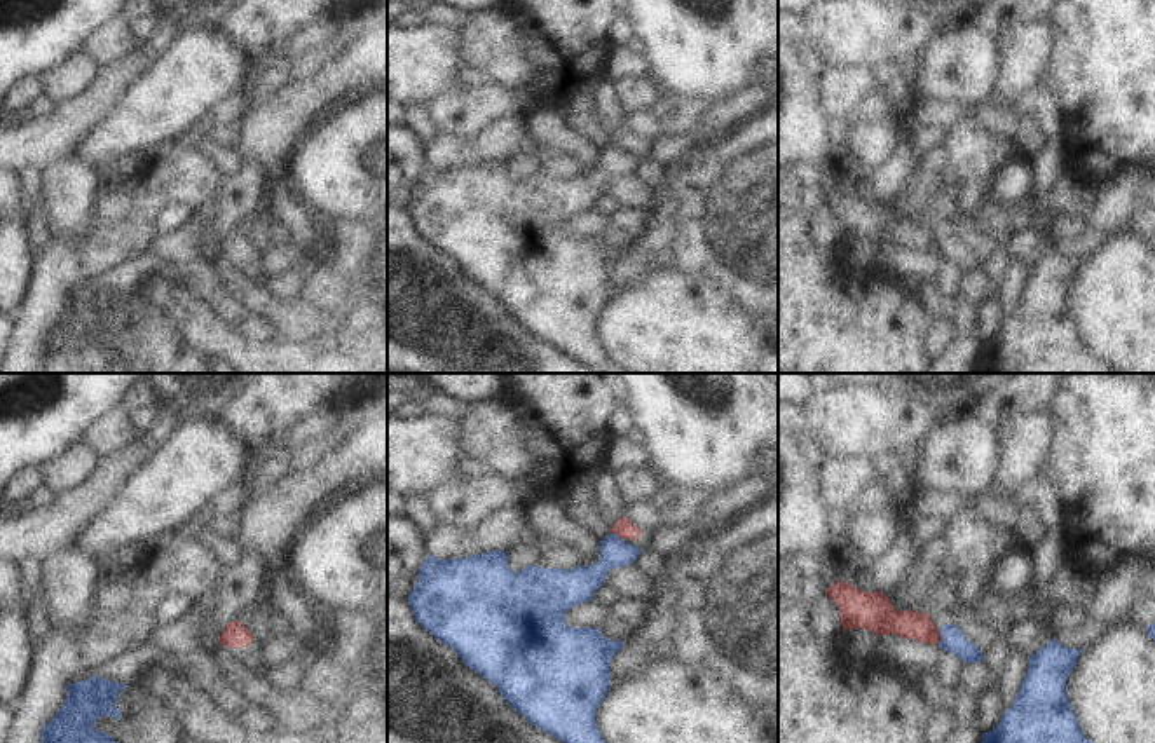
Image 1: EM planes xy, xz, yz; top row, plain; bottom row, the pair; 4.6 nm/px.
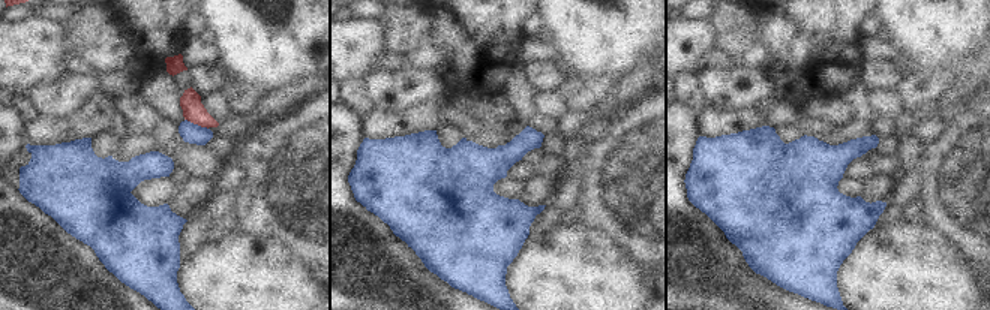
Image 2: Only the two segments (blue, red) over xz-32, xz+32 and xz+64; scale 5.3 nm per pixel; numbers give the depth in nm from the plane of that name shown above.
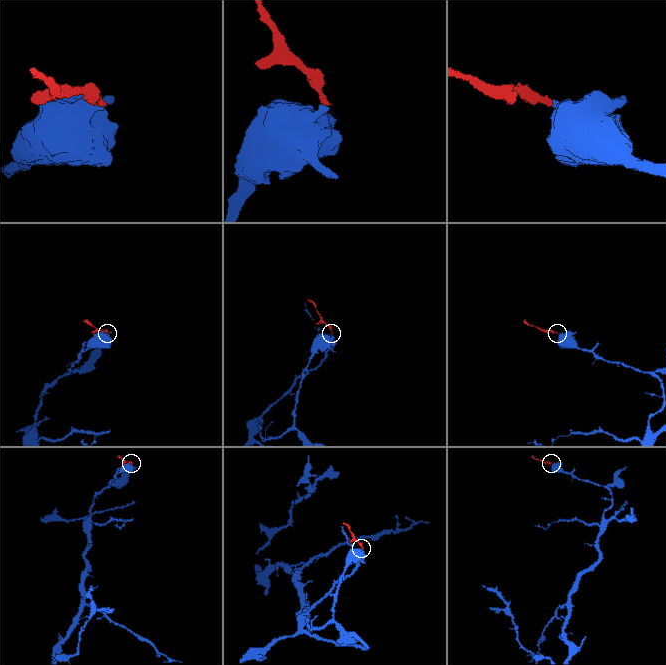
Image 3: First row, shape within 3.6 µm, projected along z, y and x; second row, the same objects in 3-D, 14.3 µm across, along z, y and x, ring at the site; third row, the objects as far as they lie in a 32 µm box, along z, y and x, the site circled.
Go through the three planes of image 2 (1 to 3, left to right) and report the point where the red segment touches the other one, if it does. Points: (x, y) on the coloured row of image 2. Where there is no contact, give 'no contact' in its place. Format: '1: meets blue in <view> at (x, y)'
1: meets blue in xz-32 at (197, 125)
2: no contact
3: no contact

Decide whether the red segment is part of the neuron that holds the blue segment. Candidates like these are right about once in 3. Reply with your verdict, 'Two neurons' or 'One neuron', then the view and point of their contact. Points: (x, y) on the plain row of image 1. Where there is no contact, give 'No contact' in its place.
Two neurons. Touches blue at yz (941, 248)

